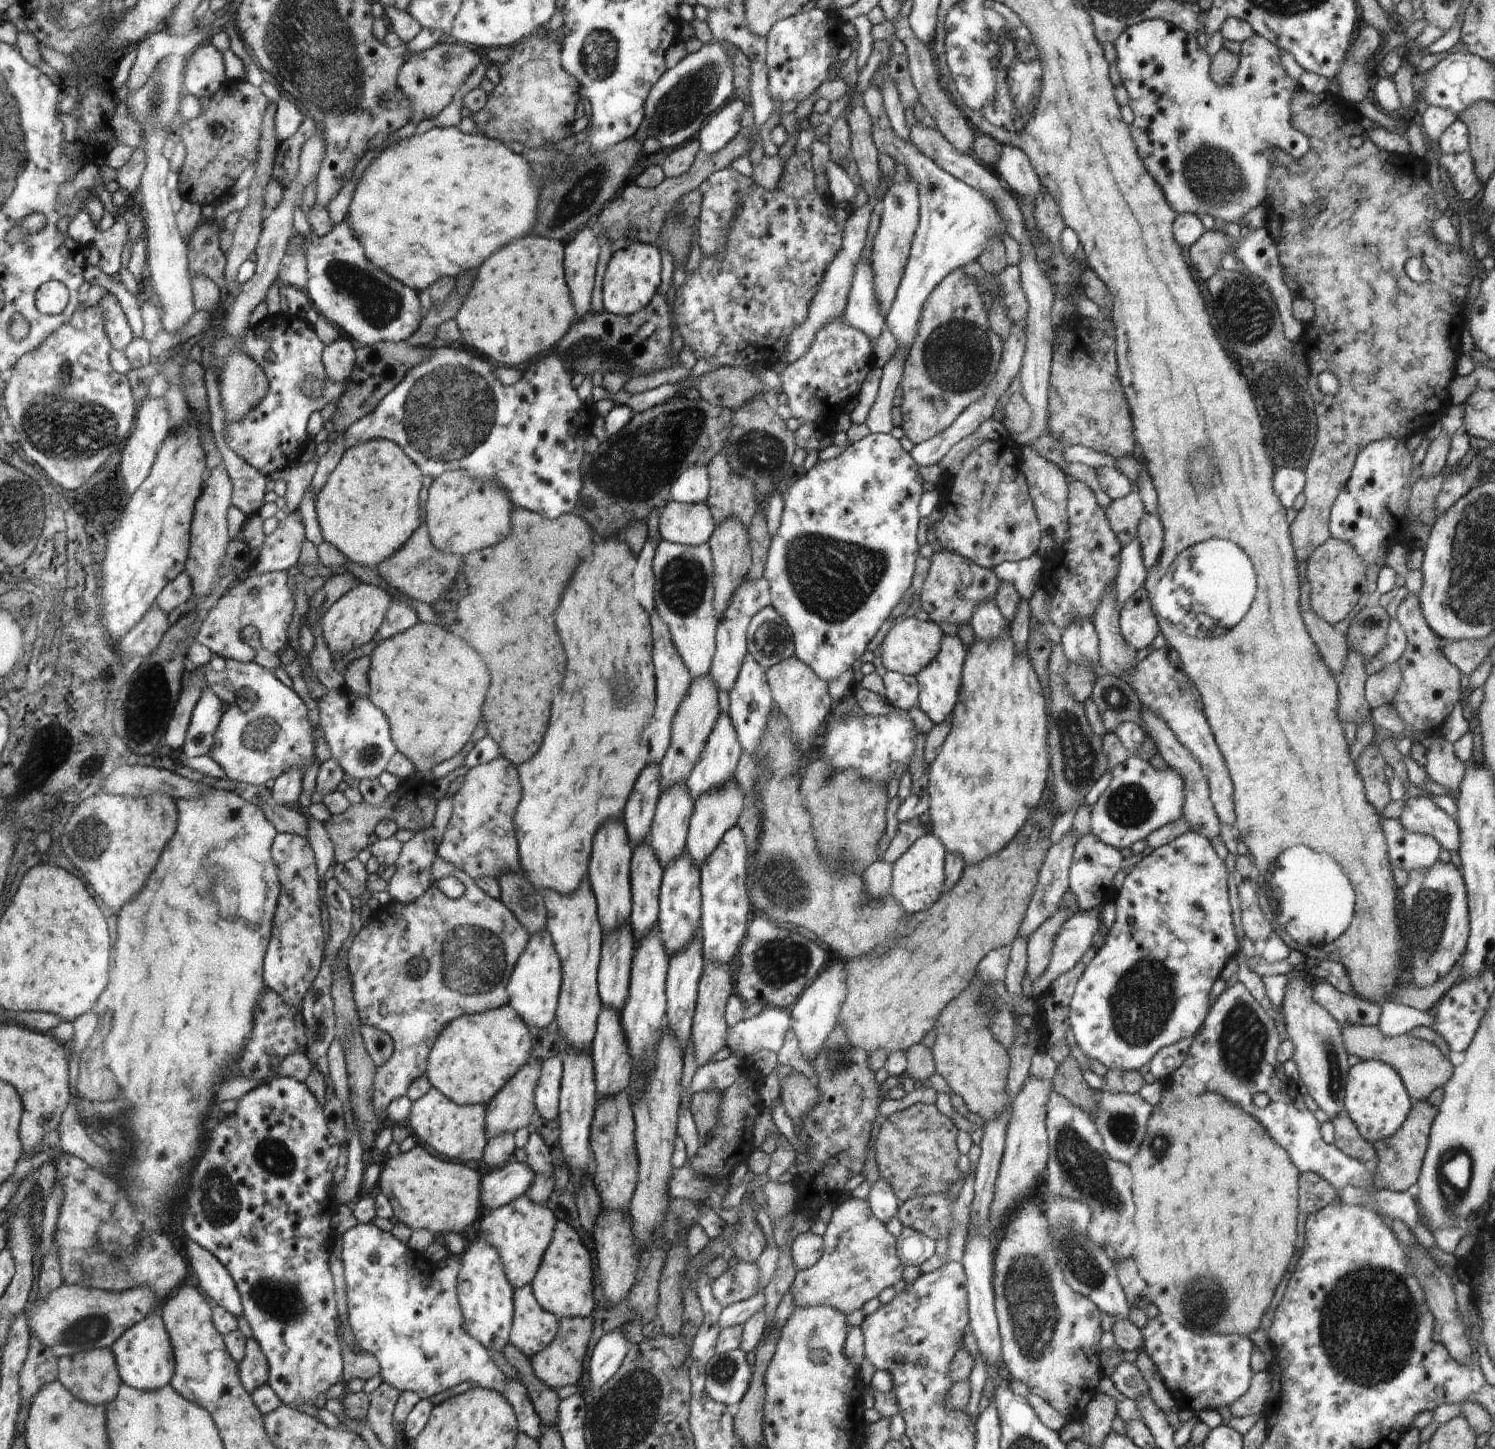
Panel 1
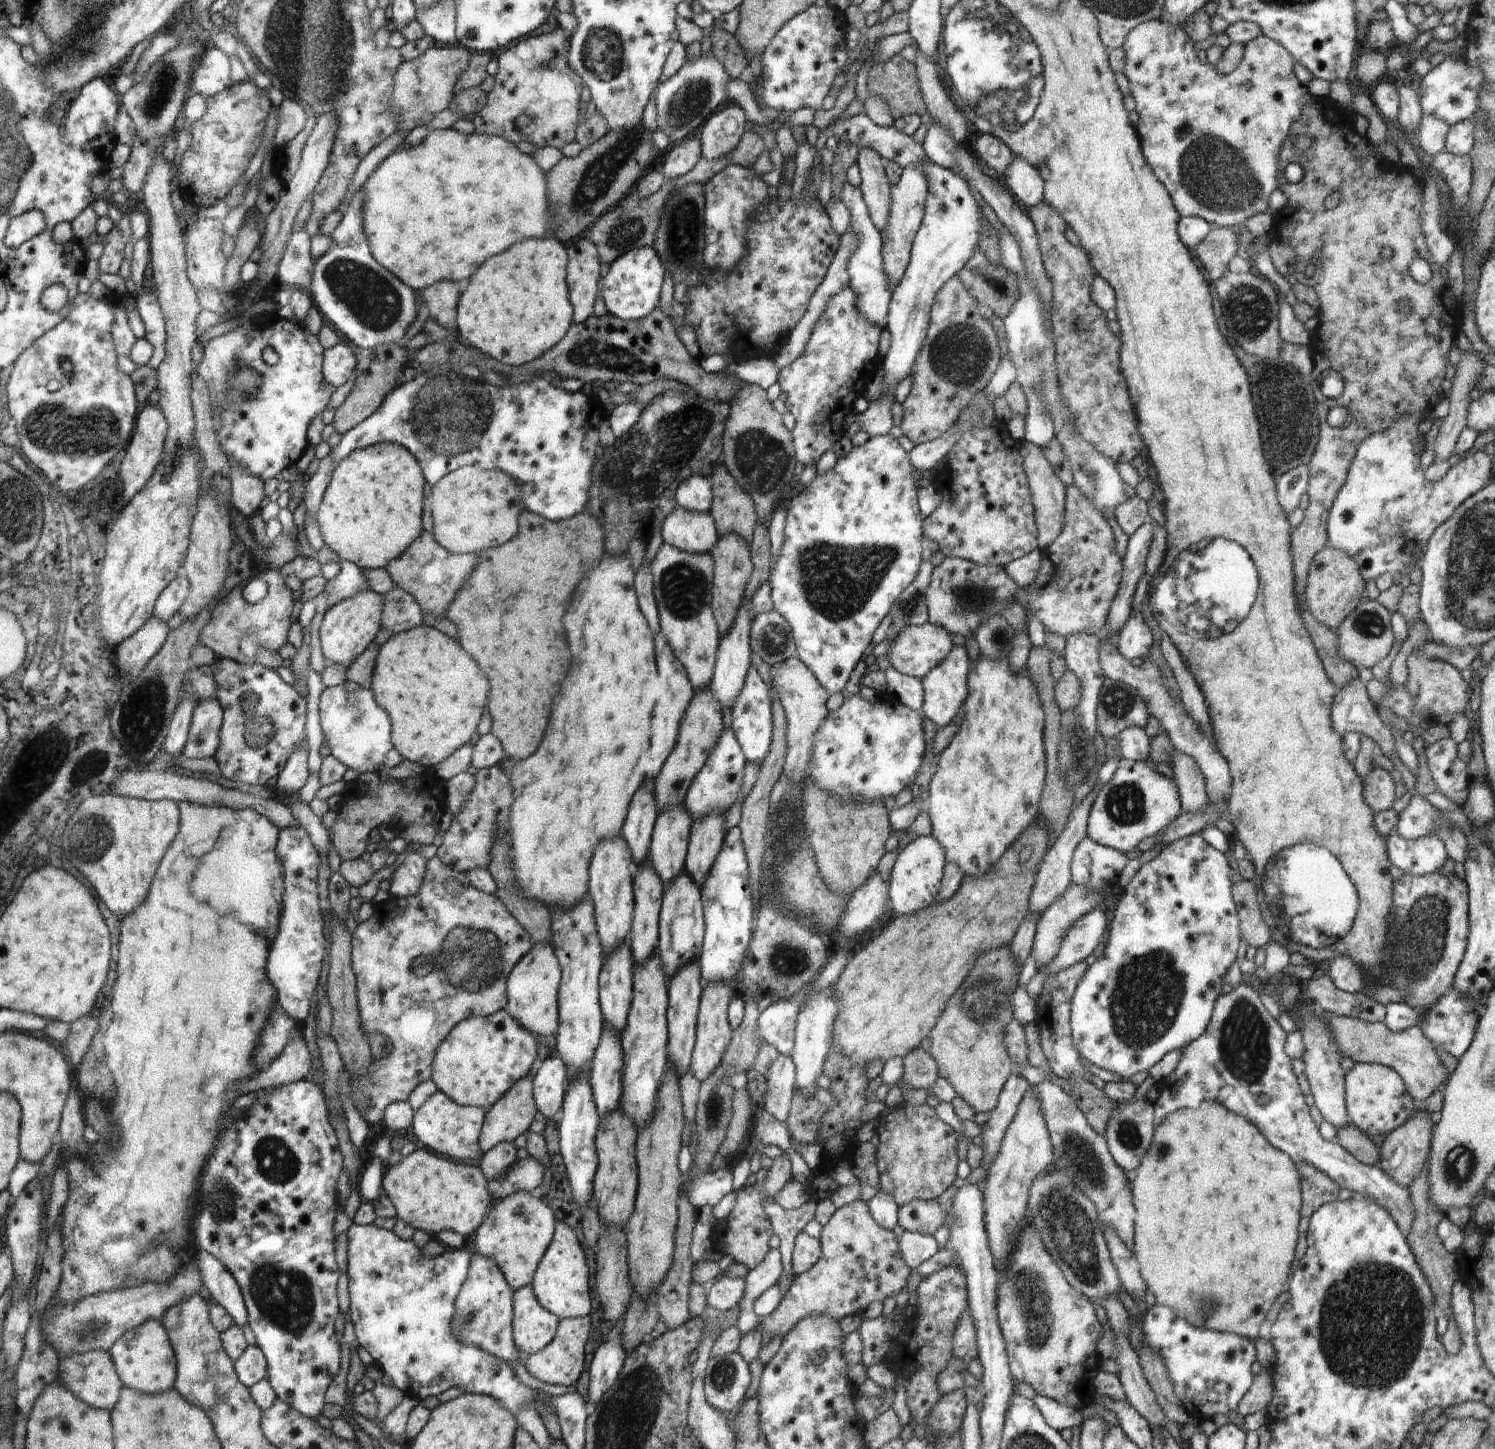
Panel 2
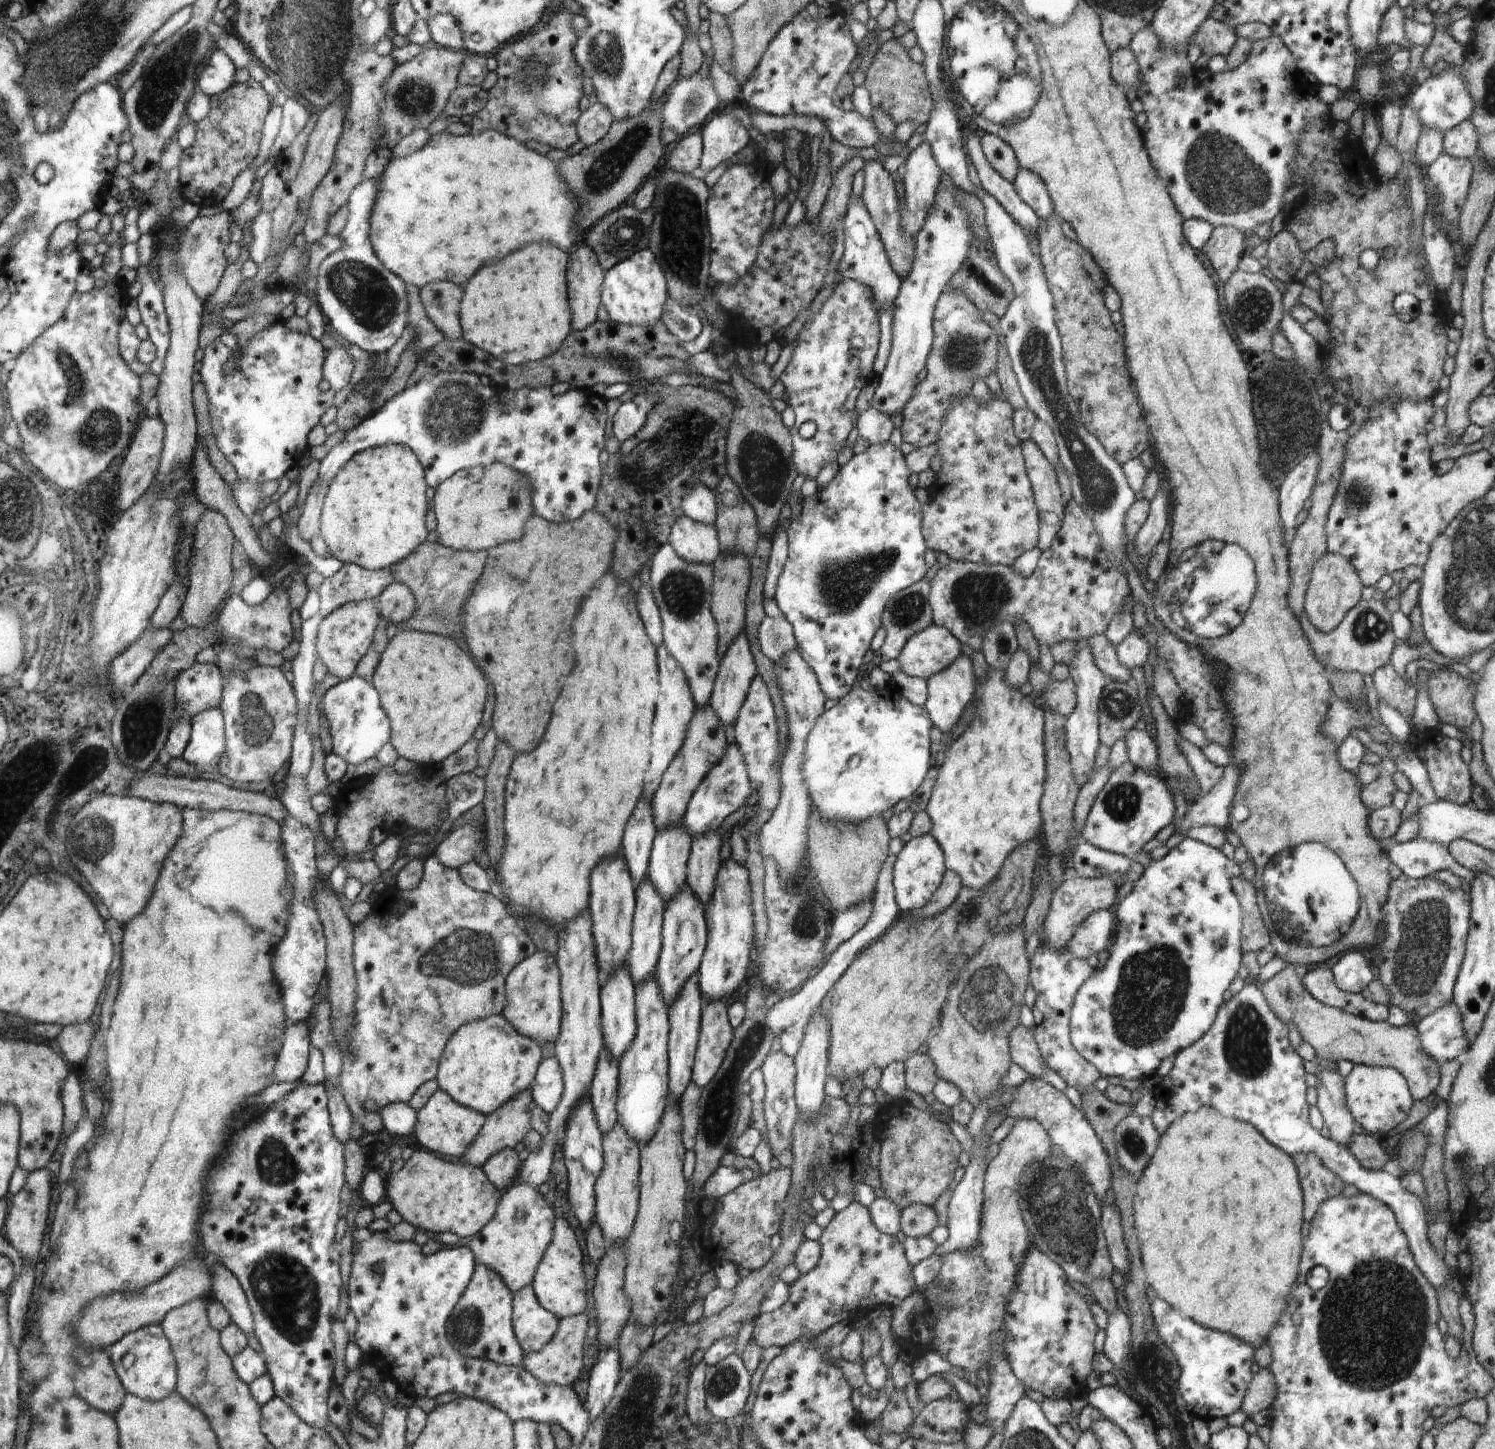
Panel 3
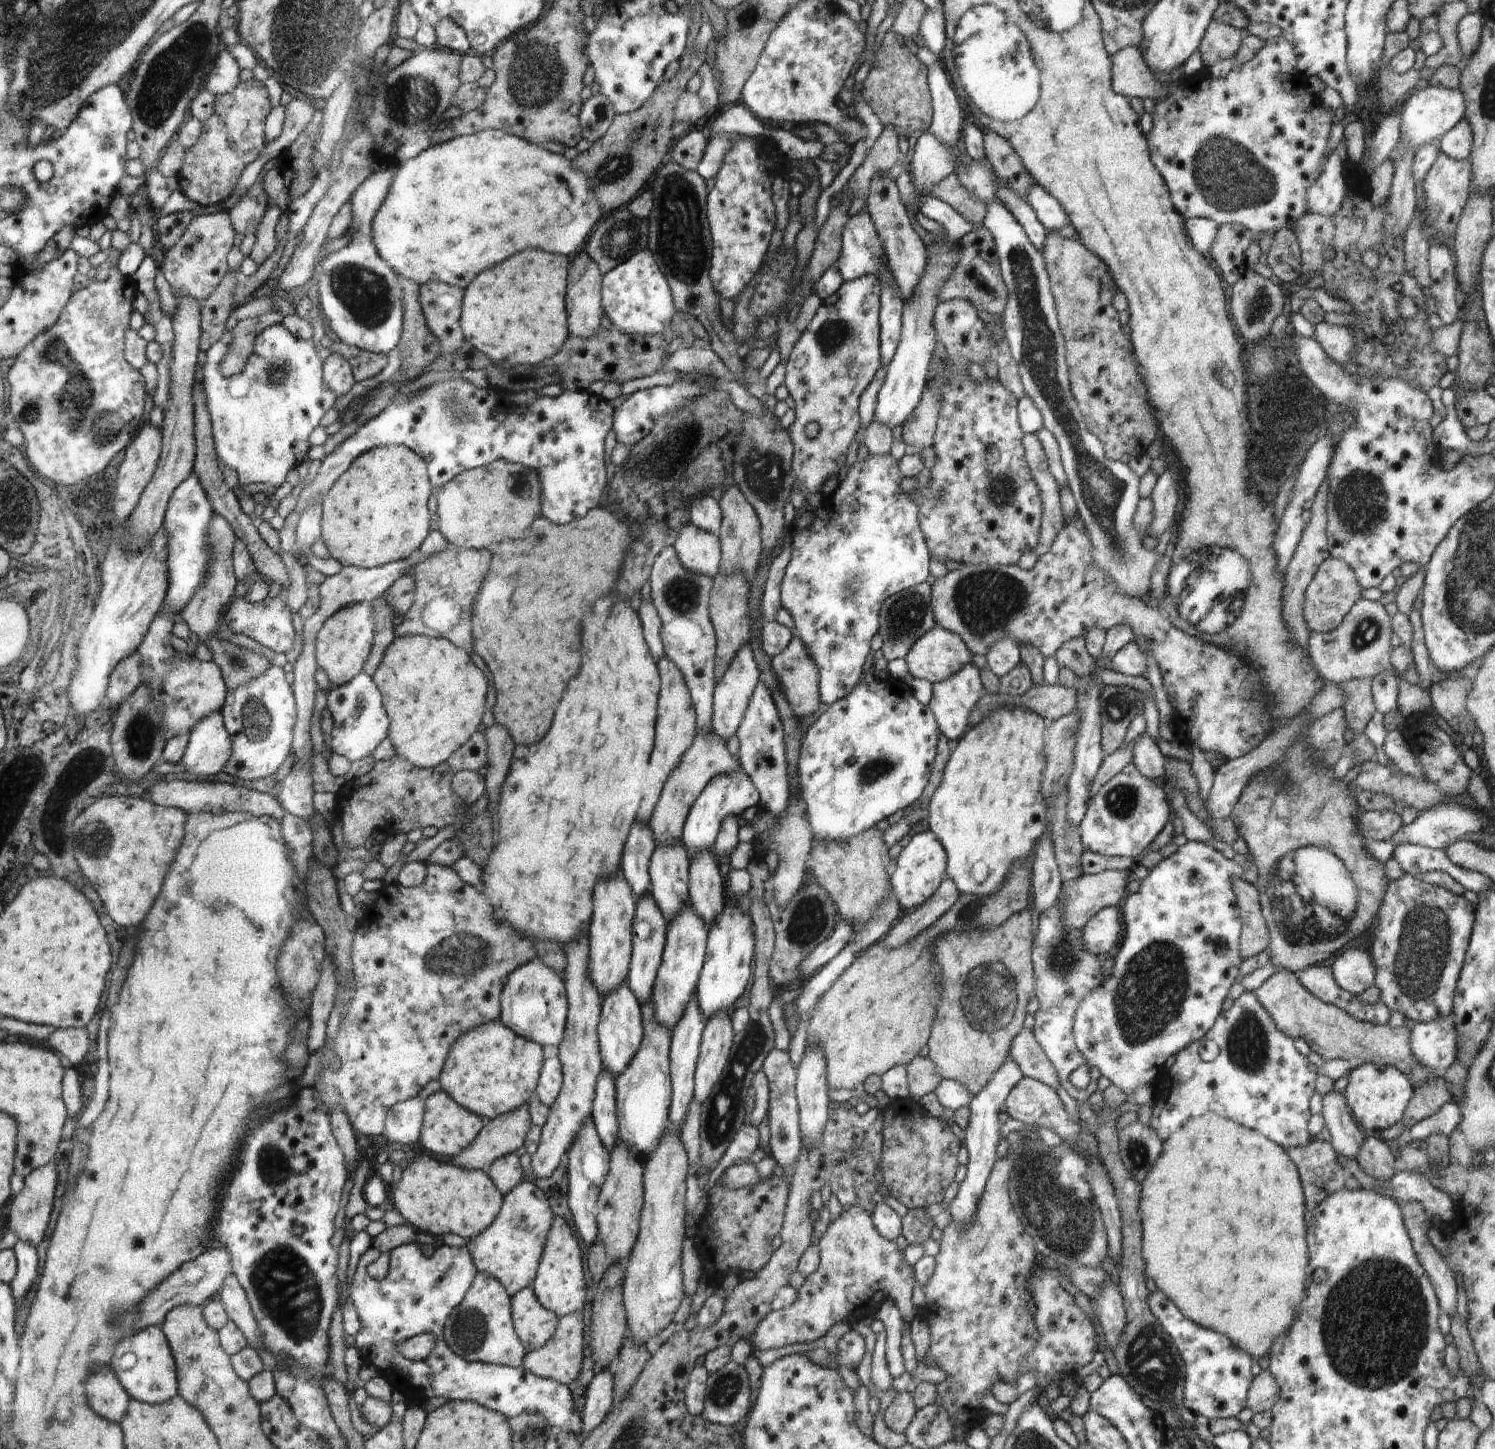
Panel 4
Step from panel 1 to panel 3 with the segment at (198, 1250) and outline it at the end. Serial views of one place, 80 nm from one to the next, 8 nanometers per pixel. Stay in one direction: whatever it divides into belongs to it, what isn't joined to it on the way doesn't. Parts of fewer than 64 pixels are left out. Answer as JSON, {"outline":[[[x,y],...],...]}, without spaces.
{"outline":[[[222,1262],[214,1266],[213,1291],[222,1301],[236,1323],[247,1336],[254,1332],[254,1317],[247,1303],[247,1295],[239,1283],[238,1277]]]}

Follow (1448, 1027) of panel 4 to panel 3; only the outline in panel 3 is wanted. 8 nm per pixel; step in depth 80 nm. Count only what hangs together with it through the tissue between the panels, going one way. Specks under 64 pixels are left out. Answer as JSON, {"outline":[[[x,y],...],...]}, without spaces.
{"outline":[[[1448,1001],[1420,1019],[1417,1031],[1424,1052],[1440,1064],[1456,1059],[1469,1048],[1463,1018],[1454,1001]]]}

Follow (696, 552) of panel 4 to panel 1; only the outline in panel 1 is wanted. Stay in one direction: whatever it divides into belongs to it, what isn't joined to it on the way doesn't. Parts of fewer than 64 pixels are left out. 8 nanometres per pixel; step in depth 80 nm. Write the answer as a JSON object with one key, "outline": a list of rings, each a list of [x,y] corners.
{"outline":[[[668,502],[660,515],[659,533],[664,541],[686,546],[709,543],[716,524],[707,504]]]}

